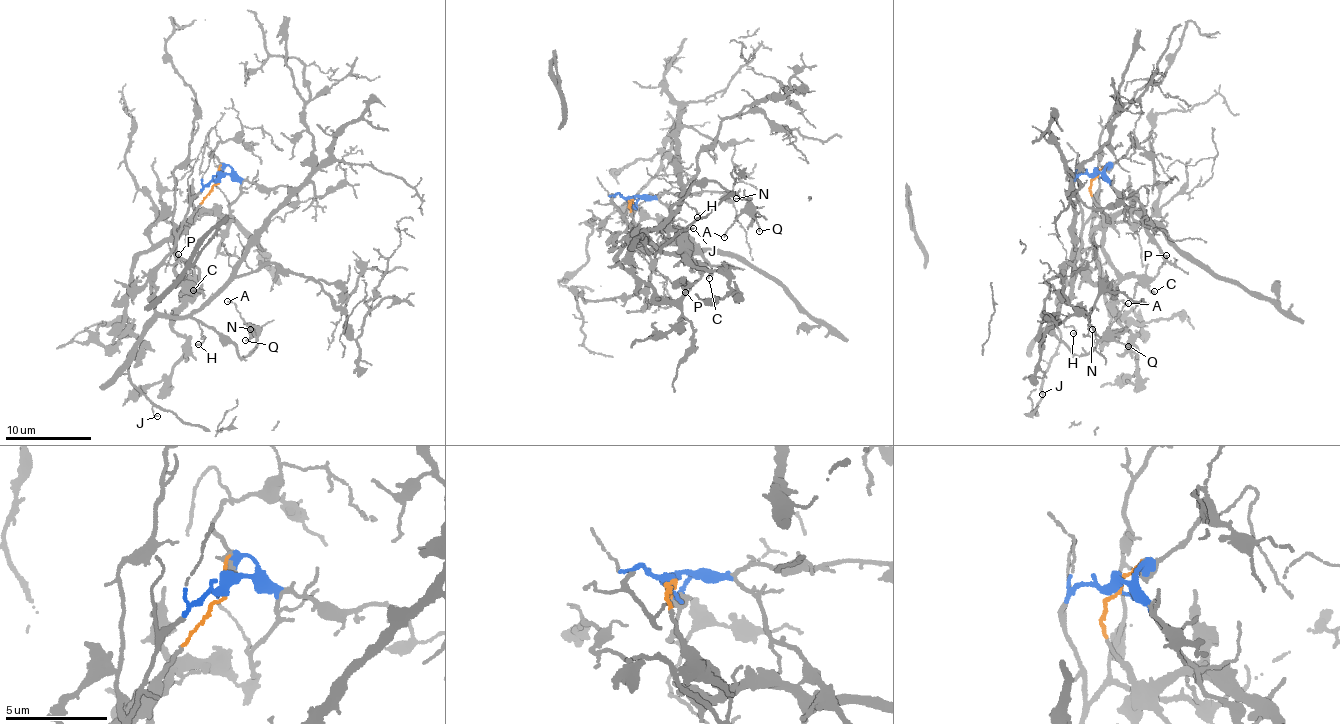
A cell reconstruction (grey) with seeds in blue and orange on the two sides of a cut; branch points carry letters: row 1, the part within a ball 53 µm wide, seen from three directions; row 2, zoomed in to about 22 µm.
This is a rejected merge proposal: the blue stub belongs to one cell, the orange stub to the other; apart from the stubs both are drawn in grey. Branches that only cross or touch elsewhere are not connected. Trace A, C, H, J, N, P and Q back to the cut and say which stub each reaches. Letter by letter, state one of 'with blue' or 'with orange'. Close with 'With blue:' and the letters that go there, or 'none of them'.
A: with blue
C: with orange
H: with blue
J: with blue
N: with blue
P: with orange
Q: with blue
With blue: A, H, J, N, Q

